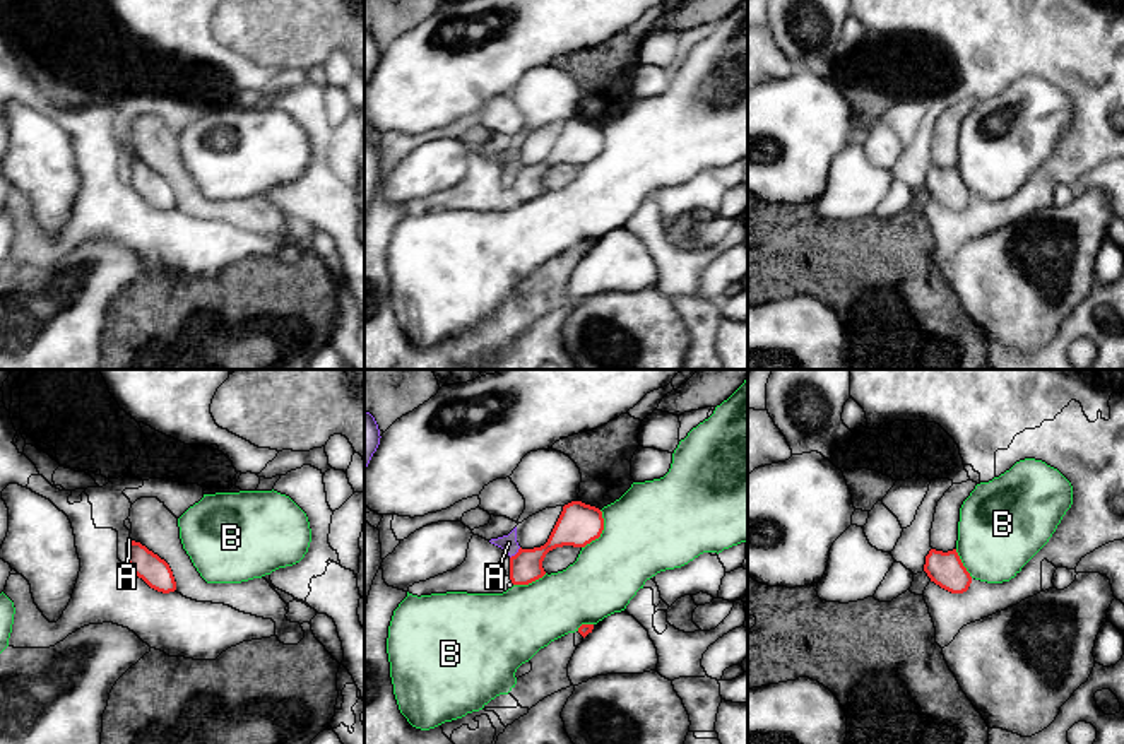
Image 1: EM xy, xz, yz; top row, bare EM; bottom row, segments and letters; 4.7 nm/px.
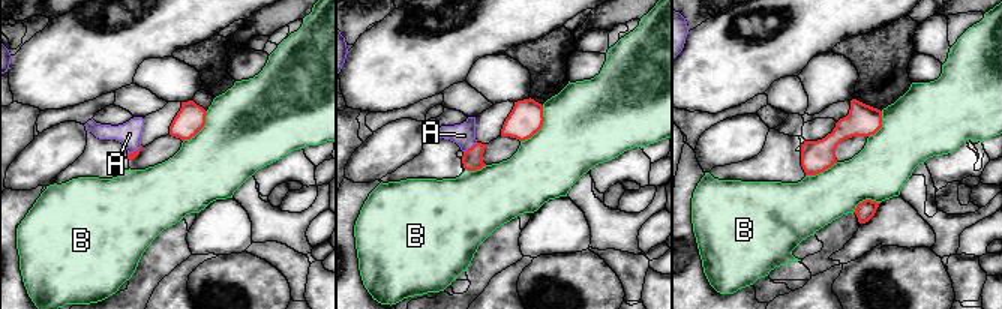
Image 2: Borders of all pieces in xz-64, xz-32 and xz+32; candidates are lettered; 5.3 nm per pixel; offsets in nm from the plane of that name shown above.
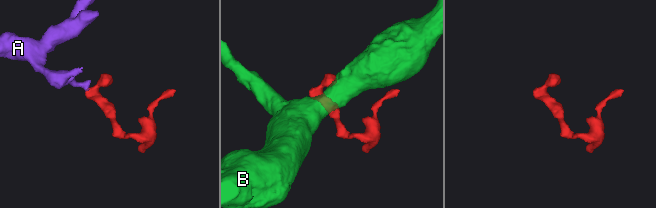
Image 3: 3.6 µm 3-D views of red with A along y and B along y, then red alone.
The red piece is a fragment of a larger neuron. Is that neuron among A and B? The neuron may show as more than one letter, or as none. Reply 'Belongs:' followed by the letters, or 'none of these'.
Belongs: A

